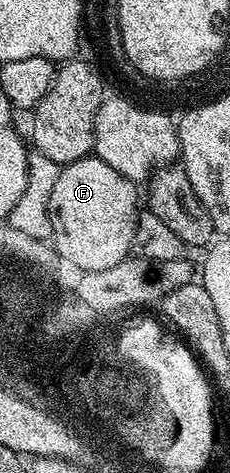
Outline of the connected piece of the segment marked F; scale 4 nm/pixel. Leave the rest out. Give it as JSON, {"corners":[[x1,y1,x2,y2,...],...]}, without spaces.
{"corners":[[86,157,64,164,55,181,55,189,51,189,51,243,81,273,102,271,111,269,111,265,119,265,119,261,130,258,133,250,133,234,139,214,137,191,138,184,115,173,115,169,111,169,111,165,102,159]]}

